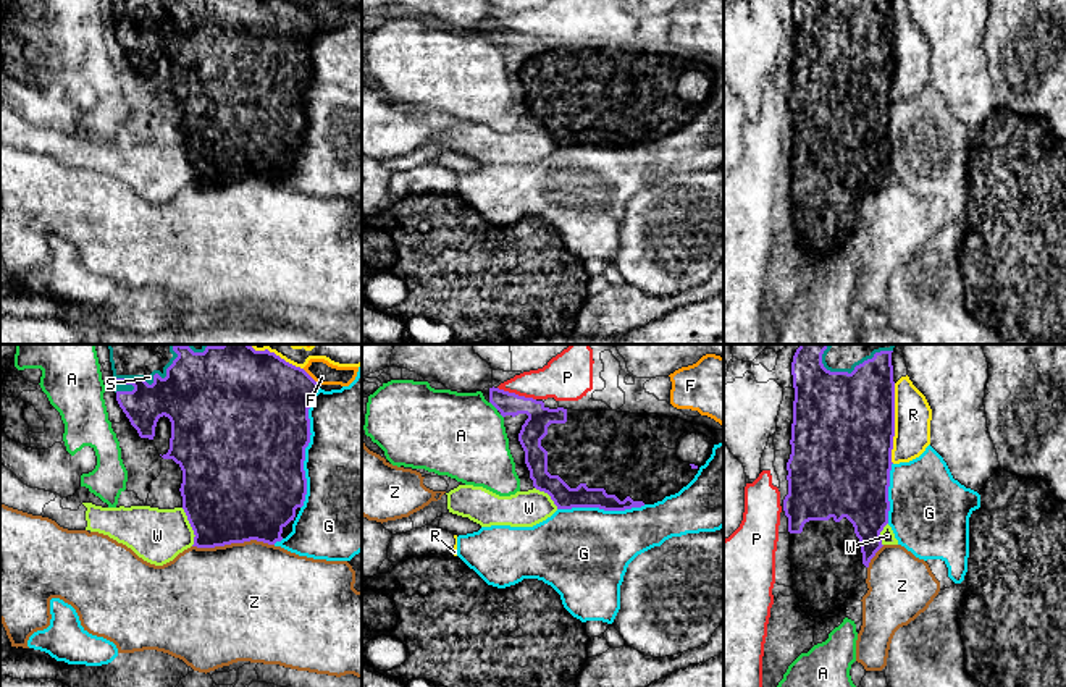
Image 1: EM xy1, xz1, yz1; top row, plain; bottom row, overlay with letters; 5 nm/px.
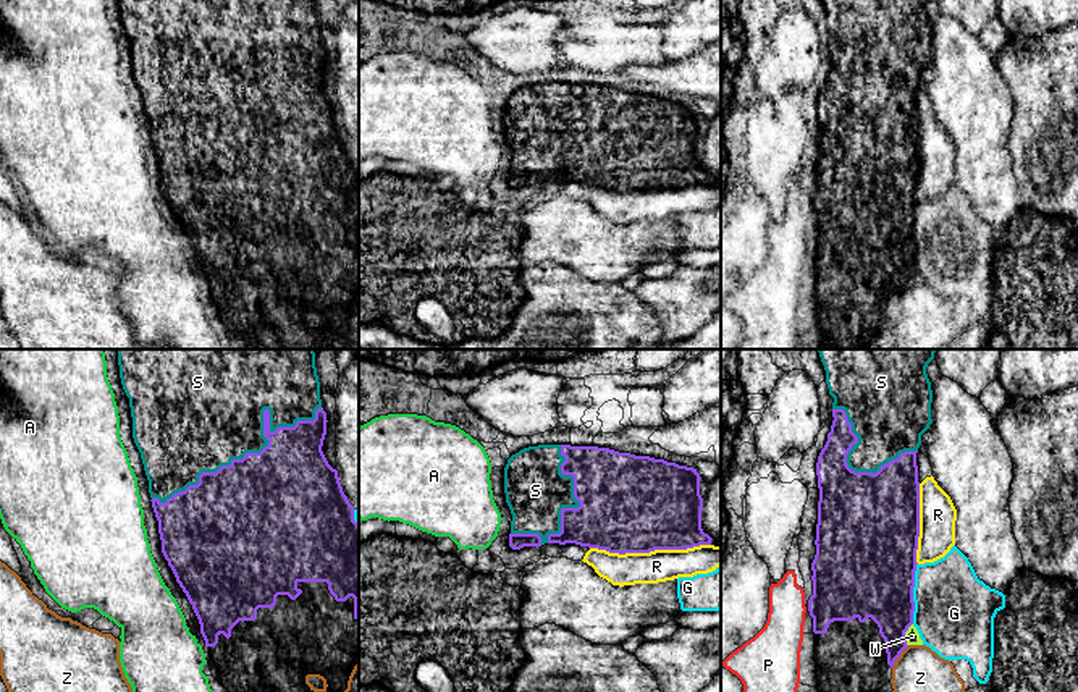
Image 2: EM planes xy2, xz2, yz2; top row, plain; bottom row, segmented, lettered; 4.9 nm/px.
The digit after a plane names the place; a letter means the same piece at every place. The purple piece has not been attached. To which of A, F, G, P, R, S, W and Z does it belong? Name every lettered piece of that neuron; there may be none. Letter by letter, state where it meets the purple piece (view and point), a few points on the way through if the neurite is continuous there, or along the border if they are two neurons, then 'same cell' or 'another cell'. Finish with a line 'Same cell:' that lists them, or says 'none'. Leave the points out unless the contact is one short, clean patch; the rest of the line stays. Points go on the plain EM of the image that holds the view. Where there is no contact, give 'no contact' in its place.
A: meets purple in xz1 at (495, 44); border along xz1 (490, 39), (498, 47); another cell
F: meets purple in xy1 at (310, 15); another cell
G: meets purple in xy1 at (306, 84); another cell
P: meets purple in xz1 at (517, 33); border along xz1 (498, 25), (535, 37); another cell
R: meets purple in xz2 at (650, 188); another cell
S: meets purple in xy2 at (264, 86); same cell
W: meets purple in xy1 at (191, 164); border along xy1 (181, 146), (194, 173), (193, 183); another cell
Z: meets purple in xy1 at (233, 180); border along xy1 (273, 181), (249, 178), (193, 185); another cell
Same cell: S

